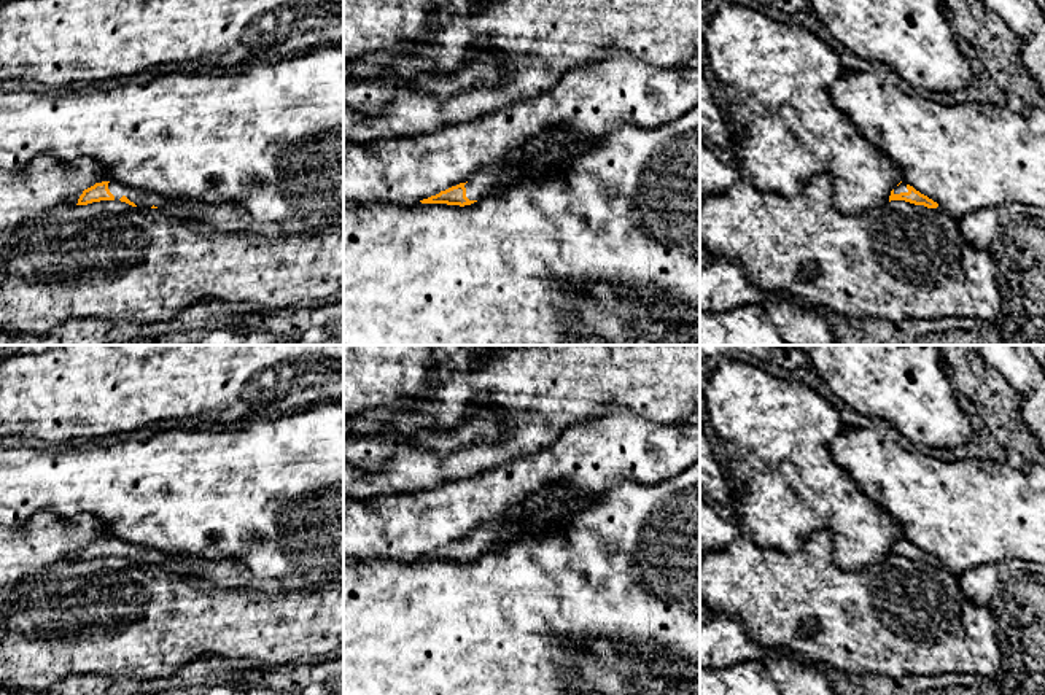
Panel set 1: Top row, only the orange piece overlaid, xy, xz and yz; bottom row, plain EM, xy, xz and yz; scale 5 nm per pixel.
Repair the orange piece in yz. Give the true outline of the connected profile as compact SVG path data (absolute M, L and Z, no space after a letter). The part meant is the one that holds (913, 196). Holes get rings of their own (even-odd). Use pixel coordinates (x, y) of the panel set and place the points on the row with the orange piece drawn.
M900 181L889 196L891 200L905 200L915 205L924 205L927 208L937 208L938 204L929 199L927 196L916 191L913 186L907 184L905 181Z

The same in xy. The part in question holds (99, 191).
M102 181L84 189L76 205L87 205L100 200L121 200L132 207L161 208L165 213L178 212L178 204L169 197L159 197L148 191L137 191L116 181Z

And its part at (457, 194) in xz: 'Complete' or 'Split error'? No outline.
Split error

